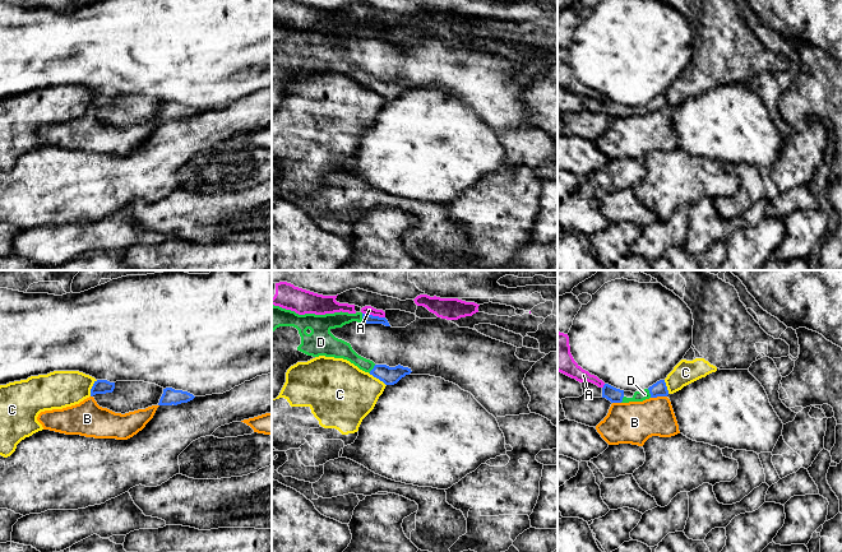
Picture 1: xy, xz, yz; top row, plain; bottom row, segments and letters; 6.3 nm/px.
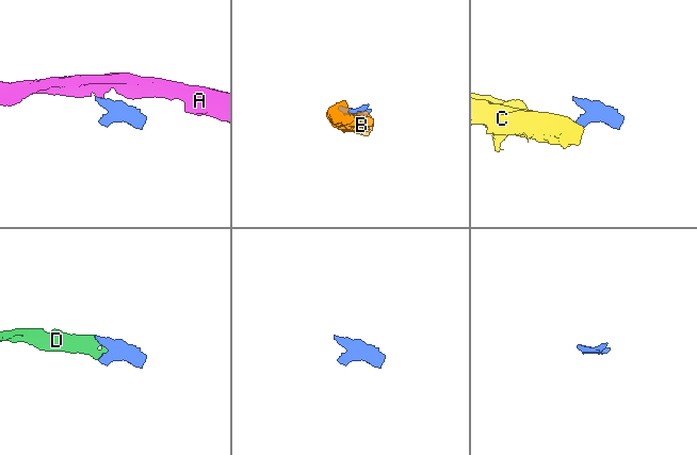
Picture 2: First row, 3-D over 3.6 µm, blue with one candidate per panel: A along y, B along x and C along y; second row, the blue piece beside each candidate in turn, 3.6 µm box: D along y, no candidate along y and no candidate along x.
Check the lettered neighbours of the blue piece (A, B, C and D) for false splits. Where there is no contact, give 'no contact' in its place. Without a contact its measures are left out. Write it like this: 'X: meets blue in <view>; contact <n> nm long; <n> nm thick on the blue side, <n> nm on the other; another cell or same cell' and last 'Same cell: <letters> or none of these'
A: meets blue in xz; contact 150 nm long; 60 nm thick on the blue side, 50 nm on the other; another cell
B: meets blue in yz; contact 110 nm long; 90 nm thick on the blue side, 260 nm on the other; another cell
C: meets blue in xy; contact 120 nm long; 100 nm thick on the blue side, 240 nm on the other; another cell
D: meets blue in xz; contact 60 nm long; 60 nm thick on the blue side, 120 nm on the other; same cell
Same cell: D

